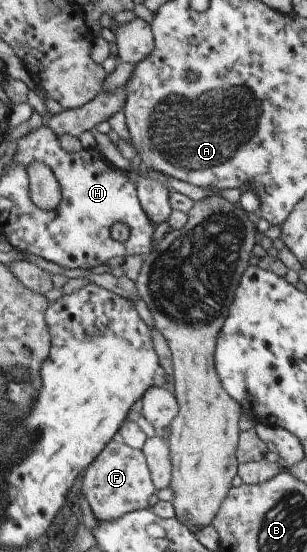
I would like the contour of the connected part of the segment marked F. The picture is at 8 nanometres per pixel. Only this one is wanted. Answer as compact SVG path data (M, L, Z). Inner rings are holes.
M120 438L112 440L107 445L85 471L83 478L82 493L95 519L99 521L113 521L133 511L152 509L149 507L149 499L159 491L152 478L146 454L141 449L126 445Z

